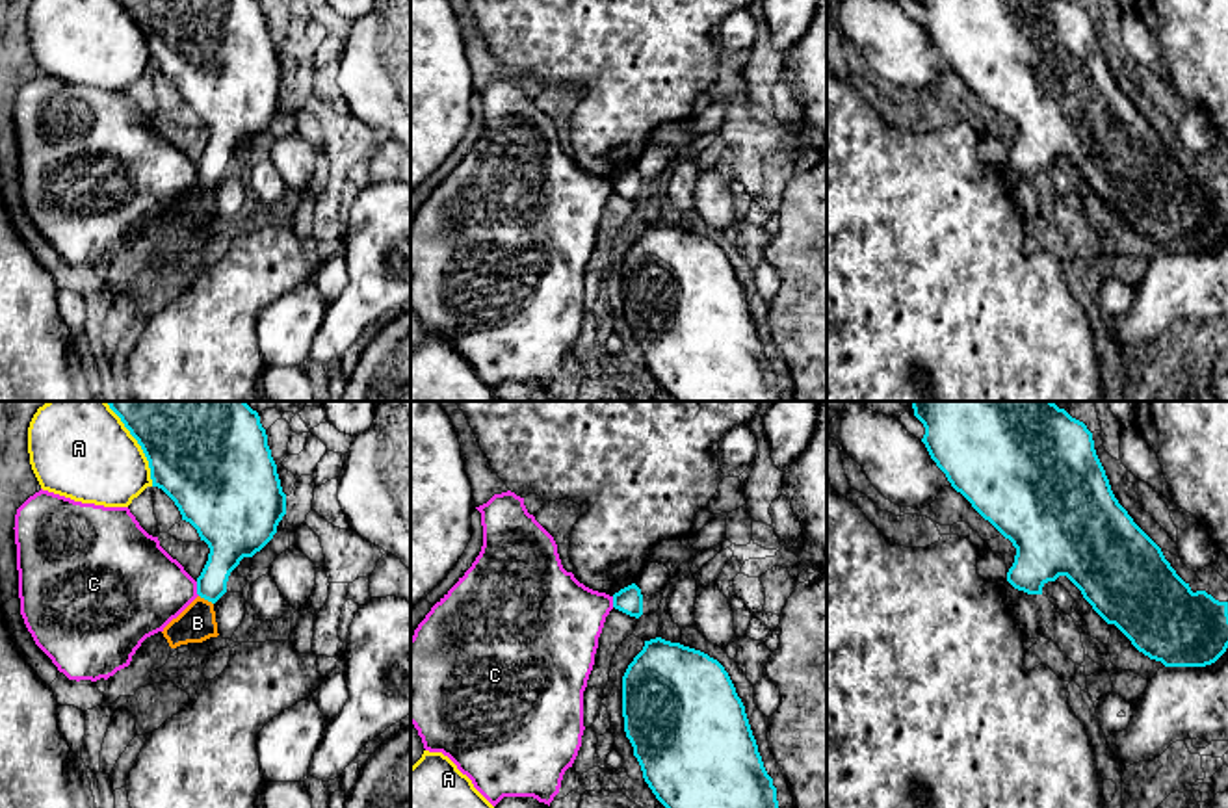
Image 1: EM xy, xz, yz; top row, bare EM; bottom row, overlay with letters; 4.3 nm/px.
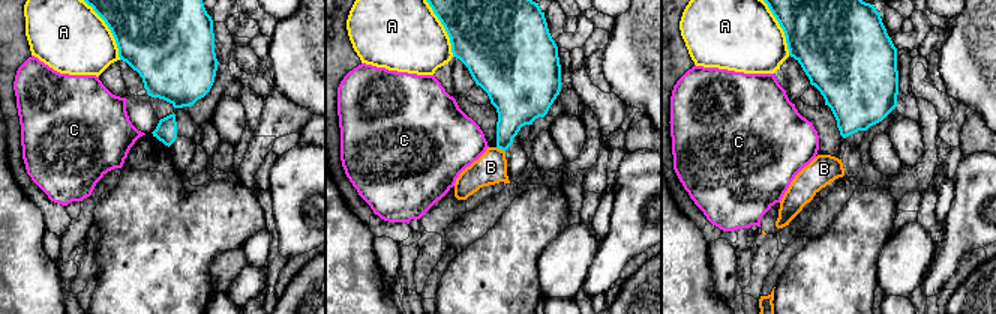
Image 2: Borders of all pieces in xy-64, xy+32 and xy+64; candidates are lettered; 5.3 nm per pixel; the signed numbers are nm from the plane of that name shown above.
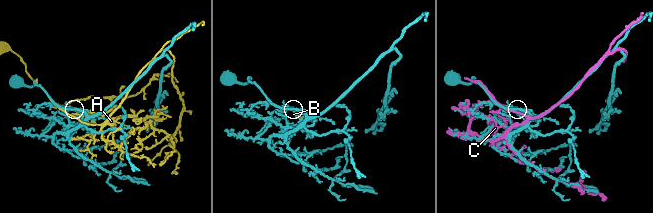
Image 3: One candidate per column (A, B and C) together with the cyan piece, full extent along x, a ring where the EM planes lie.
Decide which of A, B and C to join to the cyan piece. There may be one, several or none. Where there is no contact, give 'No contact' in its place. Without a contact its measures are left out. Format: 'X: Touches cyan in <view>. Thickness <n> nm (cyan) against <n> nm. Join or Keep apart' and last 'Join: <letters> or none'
A: Touches cyan in xy. Thickness 400 nm (cyan) against 380 nm. Keep apart
B: Touches cyan in xy. Thickness 160 nm (cyan) against 160 nm. Keep apart
C: Touches cyan in xy. Thickness 190 nm (cyan) against 380 nm. Keep apart
Join: none

